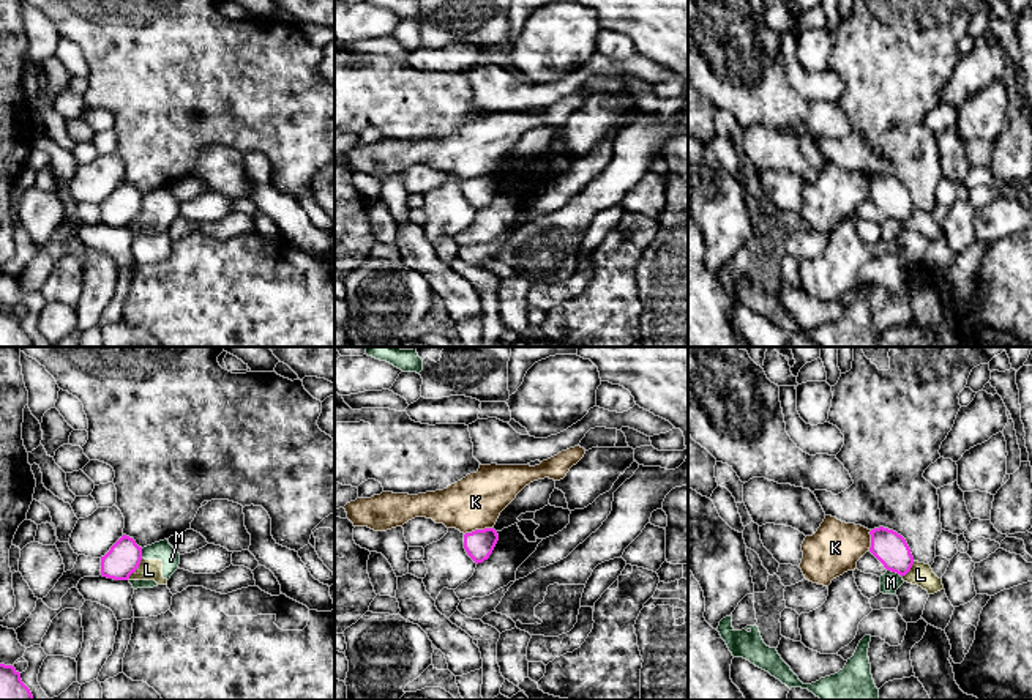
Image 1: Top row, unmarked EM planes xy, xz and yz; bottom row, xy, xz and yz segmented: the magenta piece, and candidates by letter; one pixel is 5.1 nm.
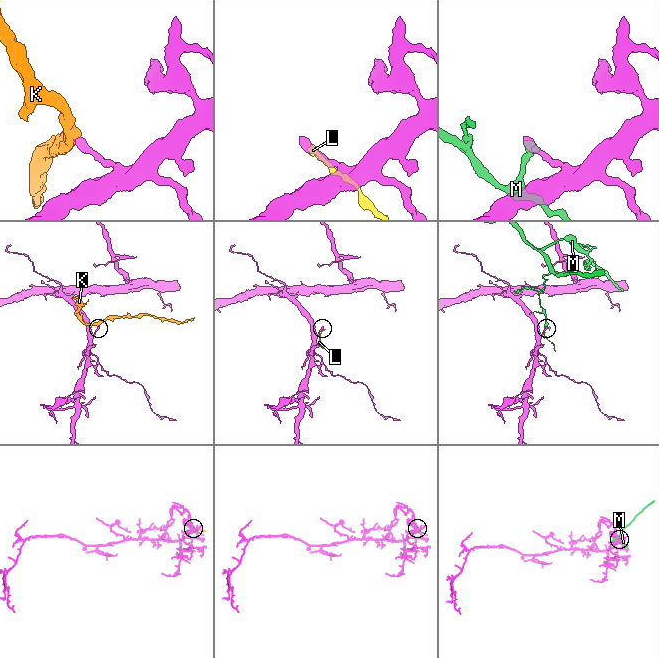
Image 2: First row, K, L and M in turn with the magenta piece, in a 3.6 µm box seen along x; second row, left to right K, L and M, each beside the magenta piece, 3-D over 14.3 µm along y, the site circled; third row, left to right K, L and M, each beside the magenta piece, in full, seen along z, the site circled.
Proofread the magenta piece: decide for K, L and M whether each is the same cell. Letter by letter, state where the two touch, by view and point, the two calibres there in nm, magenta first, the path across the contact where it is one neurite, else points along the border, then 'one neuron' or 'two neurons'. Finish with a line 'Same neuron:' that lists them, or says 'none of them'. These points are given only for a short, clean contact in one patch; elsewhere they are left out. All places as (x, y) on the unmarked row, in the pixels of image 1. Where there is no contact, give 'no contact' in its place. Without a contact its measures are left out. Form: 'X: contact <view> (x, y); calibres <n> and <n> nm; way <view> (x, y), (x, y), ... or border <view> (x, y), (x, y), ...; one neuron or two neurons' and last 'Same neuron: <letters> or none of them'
K: contact xz (478, 177); calibres 150 and 280 nm; border xz (493, 174), (472, 177), (464, 182); two neurons
L: contact xy (136, 215); calibres 170 and 110 nm; two neurons
M: contact yz (895, 218); calibres 170 and 100 nm; border yz (887, 216), (901, 224); two neurons
Same neuron: none of them

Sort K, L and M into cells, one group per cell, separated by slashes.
K / L M

